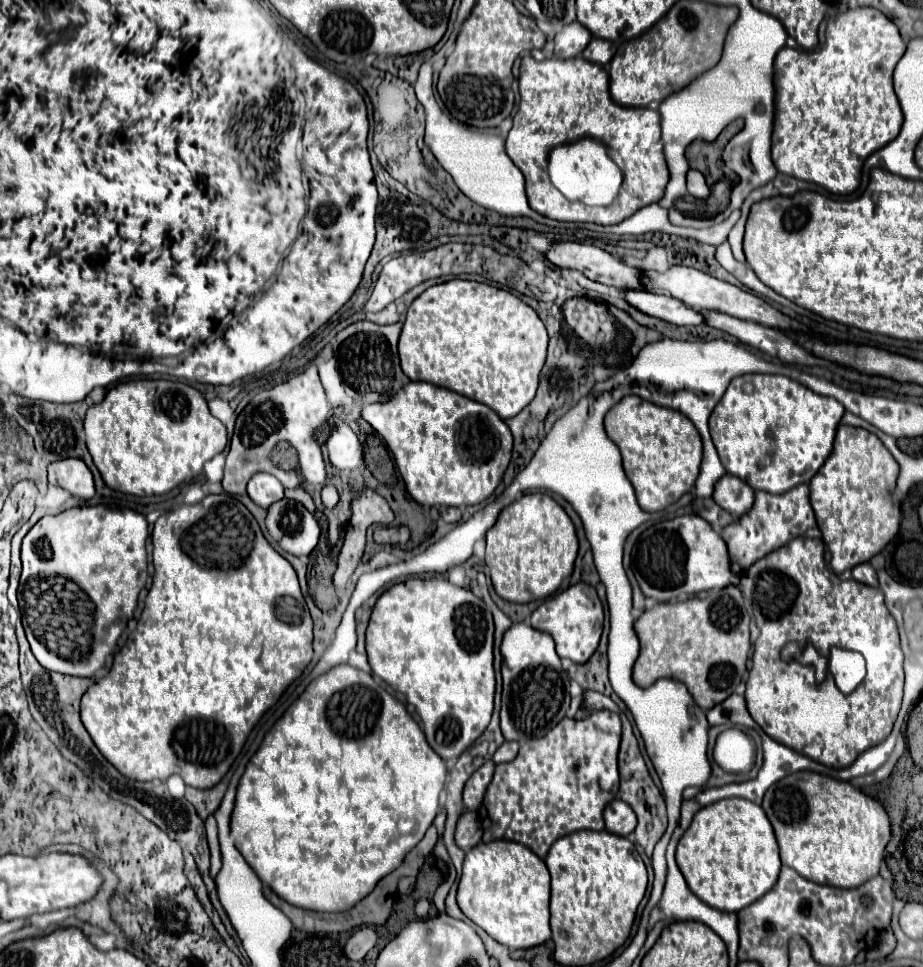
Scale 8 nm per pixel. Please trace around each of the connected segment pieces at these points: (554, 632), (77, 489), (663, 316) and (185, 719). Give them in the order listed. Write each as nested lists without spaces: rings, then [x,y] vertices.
[[[578,582],[566,588],[564,592],[548,598],[532,612],[532,626],[536,630],[548,632],[554,638],[558,656],[570,658],[572,662],[578,664],[584,664],[598,648],[602,636],[602,622],[604,622],[604,610],[598,600],[598,594],[590,584],[584,582]]]
[[[64,458],[56,464],[48,466],[48,482],[66,488],[70,494],[78,498],[92,498],[94,496],[94,480],[92,472],[82,460]]]
[[[626,290],[628,304],[636,306],[648,316],[678,324],[678,326],[700,326],[704,324],[704,316],[698,310],[688,308],[686,304],[680,304],[680,300],[664,294],[654,292],[638,292],[638,290]]]
[[[210,494],[202,502],[192,506],[182,506],[176,512],[162,514],[152,530],[152,564],[156,568],[156,574],[152,576],[150,592],[144,600],[144,610],[140,614],[140,620],[134,628],[134,632],[128,636],[124,648],[114,656],[114,664],[108,670],[108,674],[94,682],[88,692],[84,692],[80,700],[80,720],[88,734],[92,736],[96,748],[108,758],[108,762],[130,780],[166,780],[172,774],[182,776],[182,780],[192,788],[212,788],[220,782],[220,778],[228,772],[234,758],[240,754],[250,730],[260,720],[260,716],[276,704],[280,694],[288,688],[290,682],[294,682],[306,664],[312,658],[312,618],[306,608],[306,602],[302,598],[296,570],[292,564],[282,558],[262,536],[258,522],[248,512],[248,508],[232,498],[230,494]]]

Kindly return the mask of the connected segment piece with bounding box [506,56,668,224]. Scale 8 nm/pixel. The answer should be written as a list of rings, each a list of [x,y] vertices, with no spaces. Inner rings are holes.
[[[524,56],[518,76],[518,90],[520,104],[506,138],[506,154],[526,178],[526,196],[532,210],[562,222],[616,224],[664,196],[668,168],[662,154],[660,116],[650,108],[628,108],[616,104],[608,94],[606,66],[592,64],[584,58],[548,58],[536,62],[532,56]],[[584,138],[602,140],[608,148],[608,156],[622,172],[624,180],[620,192],[610,206],[592,208],[580,202],[570,202],[550,182],[548,152],[560,144],[578,142]]]

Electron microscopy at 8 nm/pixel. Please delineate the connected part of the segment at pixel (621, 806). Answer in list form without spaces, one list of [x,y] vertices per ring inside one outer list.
[[[616,798],[604,808],[604,822],[608,832],[628,836],[636,828],[636,814],[632,812],[632,808],[628,808],[628,804]]]

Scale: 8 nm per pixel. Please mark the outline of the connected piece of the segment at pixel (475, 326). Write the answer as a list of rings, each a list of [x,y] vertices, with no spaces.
[[[456,278],[430,286],[410,304],[408,318],[400,334],[398,352],[402,370],[410,380],[422,380],[454,390],[466,398],[486,404],[502,420],[508,420],[532,402],[538,388],[538,376],[546,360],[546,346],[546,326],[518,296],[492,284]]]

